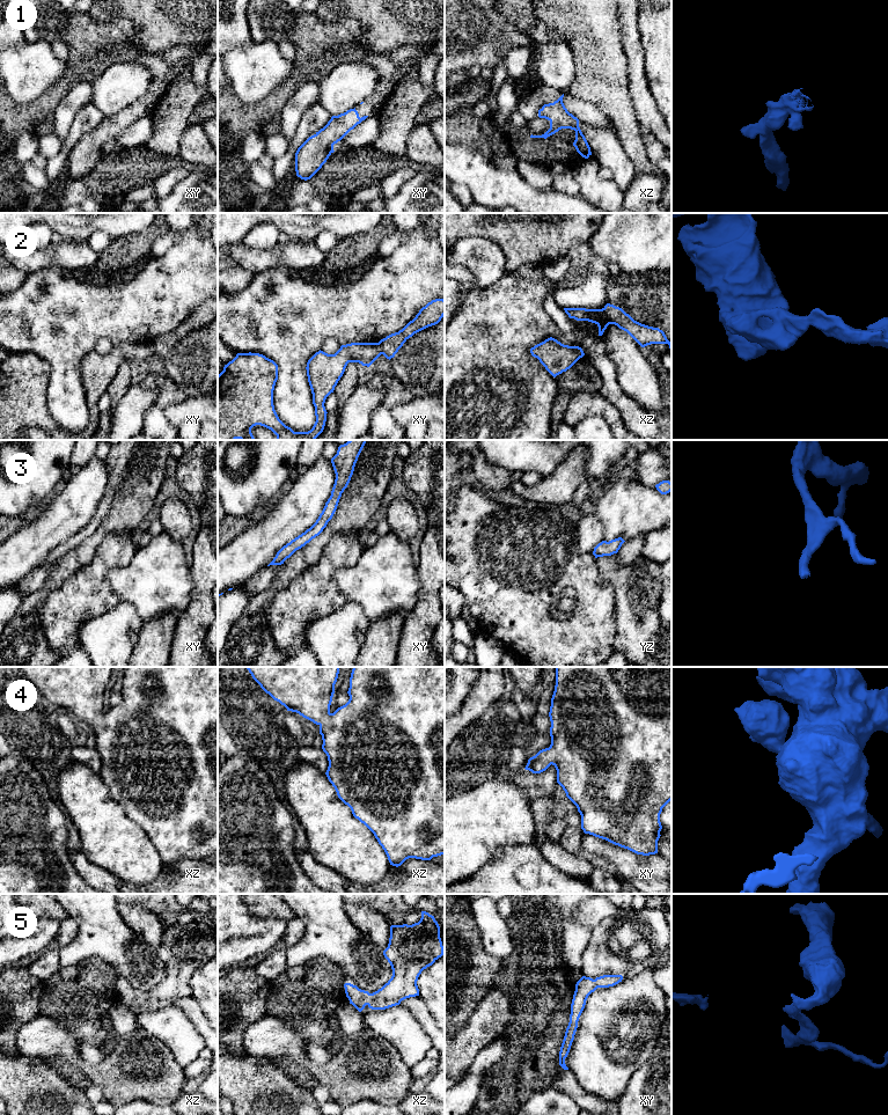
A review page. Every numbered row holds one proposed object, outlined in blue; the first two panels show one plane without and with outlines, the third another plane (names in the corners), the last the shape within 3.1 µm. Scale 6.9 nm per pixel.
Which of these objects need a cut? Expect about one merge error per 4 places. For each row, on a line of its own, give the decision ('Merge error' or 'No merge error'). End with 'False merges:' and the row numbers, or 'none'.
1: No merge error
2: Merge error
3: No merge error
4: No merge error
5: No merge error
False merges: 2

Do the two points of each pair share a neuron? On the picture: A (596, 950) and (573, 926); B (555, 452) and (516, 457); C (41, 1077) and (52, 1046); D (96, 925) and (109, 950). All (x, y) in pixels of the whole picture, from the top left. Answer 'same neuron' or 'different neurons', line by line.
A: different neurons
B: same neuron
C: different neurons
D: same neuron

